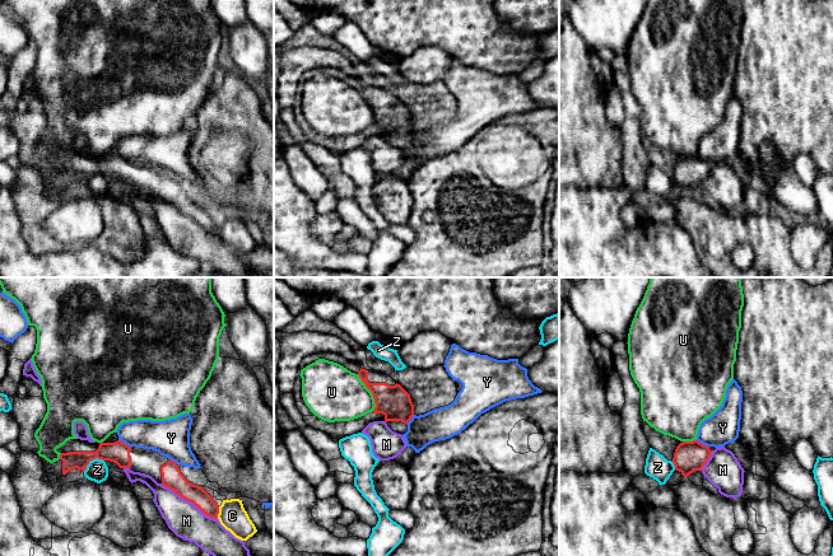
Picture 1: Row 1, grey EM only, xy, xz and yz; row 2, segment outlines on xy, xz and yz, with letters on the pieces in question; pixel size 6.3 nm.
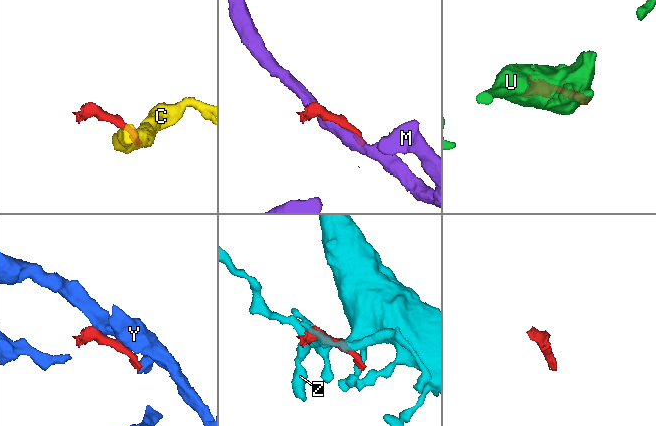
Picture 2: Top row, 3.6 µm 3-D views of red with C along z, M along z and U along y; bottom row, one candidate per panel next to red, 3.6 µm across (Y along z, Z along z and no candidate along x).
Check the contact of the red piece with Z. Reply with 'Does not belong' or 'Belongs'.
Does not belong

